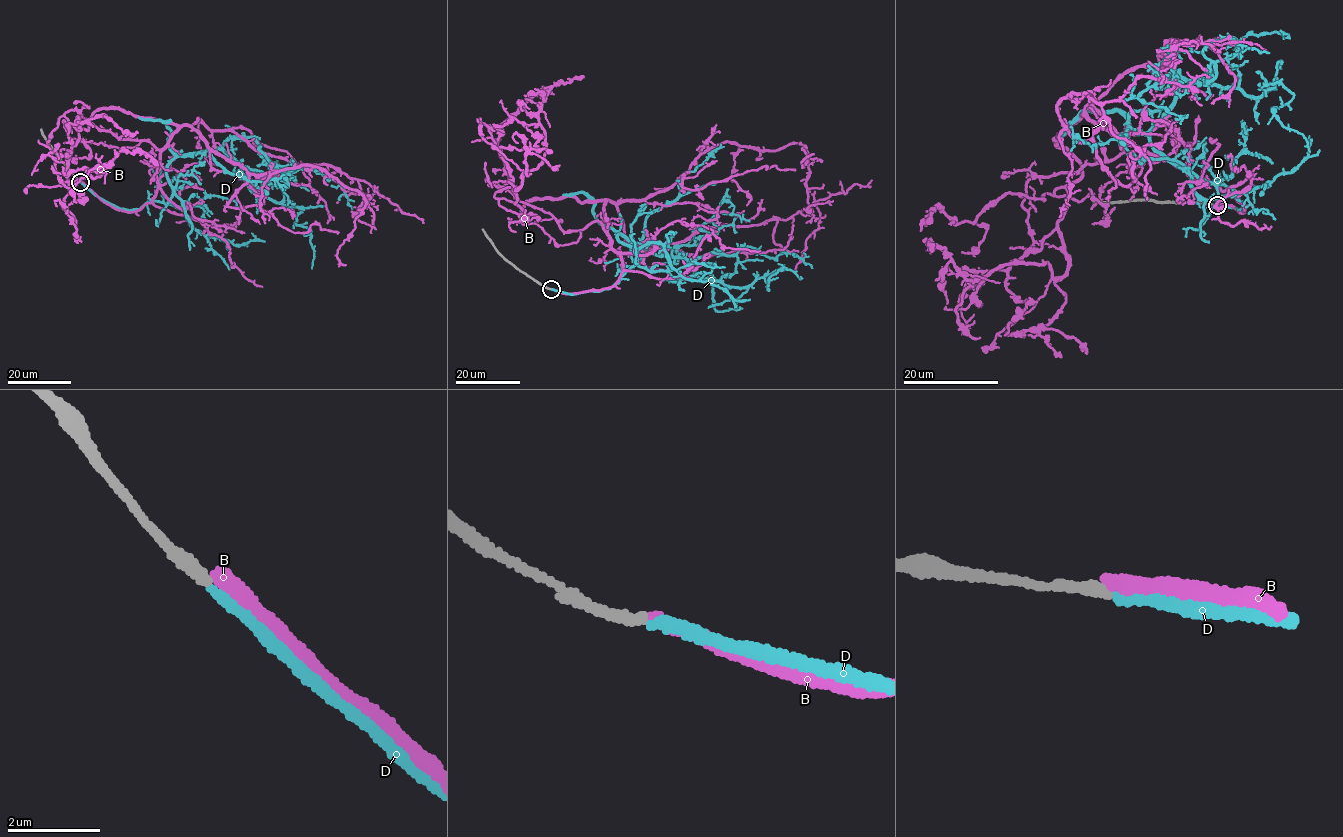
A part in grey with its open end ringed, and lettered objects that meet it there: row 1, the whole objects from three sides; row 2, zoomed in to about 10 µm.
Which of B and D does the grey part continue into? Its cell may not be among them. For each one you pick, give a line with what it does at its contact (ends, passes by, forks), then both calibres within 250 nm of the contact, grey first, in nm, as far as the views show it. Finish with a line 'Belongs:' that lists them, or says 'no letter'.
D: it ends; calibres 260 and 240 nm
Belongs: D

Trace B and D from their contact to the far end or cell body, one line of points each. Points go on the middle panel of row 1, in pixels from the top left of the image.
B: (551, 289), (622, 270), (602, 200), (515, 203), (545, 151), (539, 104), (584, 77)
D: (551, 289), (615, 284), (637, 263), (619, 234), (736, 287), (762, 278), (769, 290), (784, 267), (802, 278)

